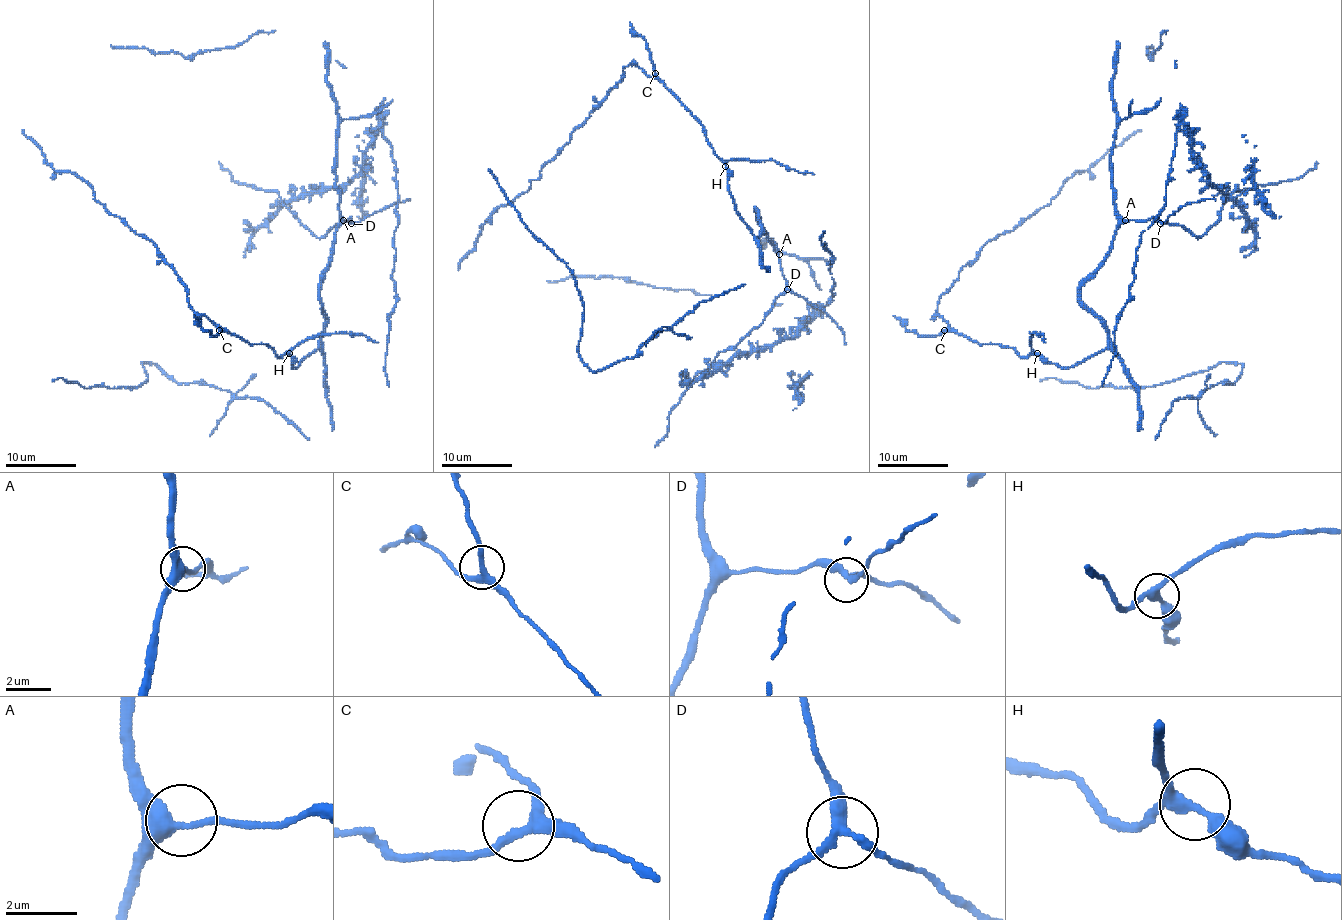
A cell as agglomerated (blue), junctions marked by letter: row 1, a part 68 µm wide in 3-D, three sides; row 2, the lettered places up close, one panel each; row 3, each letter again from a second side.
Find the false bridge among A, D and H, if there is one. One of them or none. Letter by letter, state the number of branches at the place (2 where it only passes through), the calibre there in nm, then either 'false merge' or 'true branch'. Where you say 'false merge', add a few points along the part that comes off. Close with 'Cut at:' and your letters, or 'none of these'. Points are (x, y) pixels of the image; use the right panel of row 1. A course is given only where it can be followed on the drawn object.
A: branches 3; calibre 320 nm; true branch
D: branches 3; calibre 280 nm; true branch
H: branches 3; calibre 240 nm; true branch
Cut at: none of these

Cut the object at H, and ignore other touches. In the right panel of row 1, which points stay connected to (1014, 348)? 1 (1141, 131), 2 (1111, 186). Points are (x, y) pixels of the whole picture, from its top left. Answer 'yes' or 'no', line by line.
1: yes
2: no

